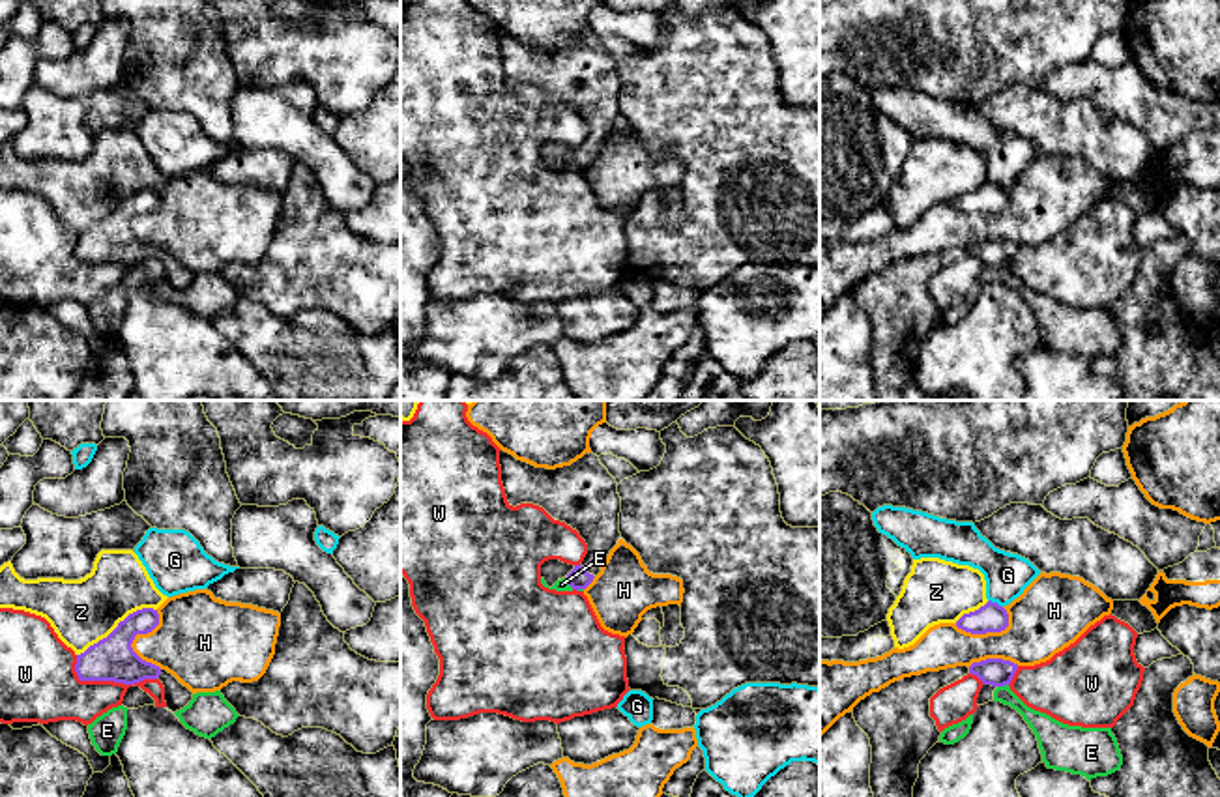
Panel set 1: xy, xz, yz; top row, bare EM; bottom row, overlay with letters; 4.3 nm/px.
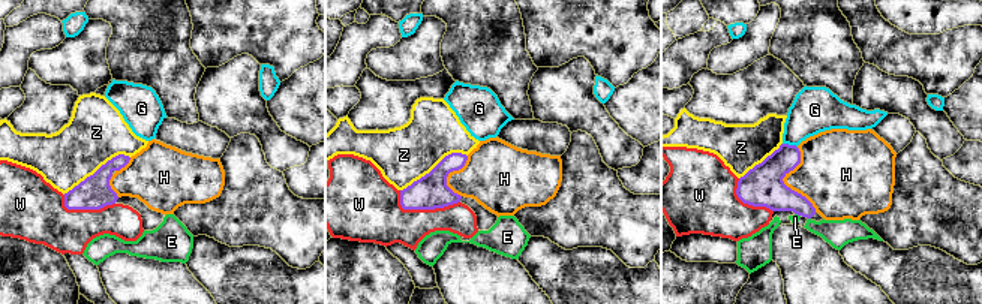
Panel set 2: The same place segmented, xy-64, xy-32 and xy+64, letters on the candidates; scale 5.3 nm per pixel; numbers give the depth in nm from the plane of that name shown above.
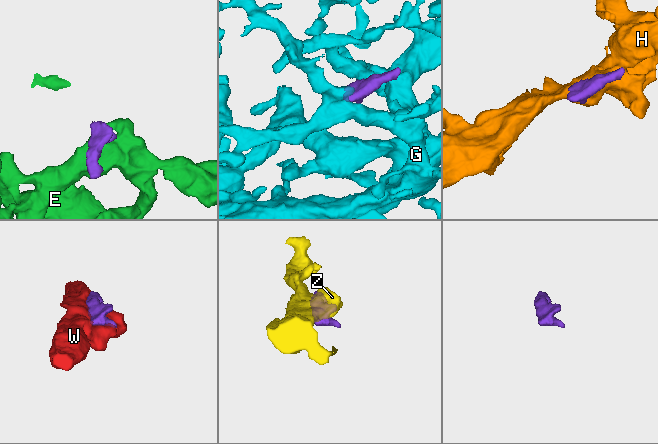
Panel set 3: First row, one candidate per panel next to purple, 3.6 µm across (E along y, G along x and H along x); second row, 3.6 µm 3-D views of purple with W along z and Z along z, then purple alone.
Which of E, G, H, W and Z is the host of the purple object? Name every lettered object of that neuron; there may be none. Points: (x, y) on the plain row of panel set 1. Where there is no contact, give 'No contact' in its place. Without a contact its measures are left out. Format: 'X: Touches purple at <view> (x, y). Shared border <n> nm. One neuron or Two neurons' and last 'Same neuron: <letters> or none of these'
E: Touches purple at xz (569, 165). Shared border 60 nm. Two neurons
G: Touches purple at yz (996, 184). Shared border 70 nm. Two neurons
H: Touches purple at xy (133, 219). Shared border 260 nm. Two neurons
W: Touches purple at xy (107, 260). Shared border 360 nm. Two neurons
Z: Touches purple at xy (118, 206). Shared border 400 nm. Two neurons
Same neuron: none of these

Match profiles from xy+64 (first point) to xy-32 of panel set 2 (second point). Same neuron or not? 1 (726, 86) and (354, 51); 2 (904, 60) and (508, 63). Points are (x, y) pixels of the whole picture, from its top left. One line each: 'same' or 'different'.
1: different
2: different

